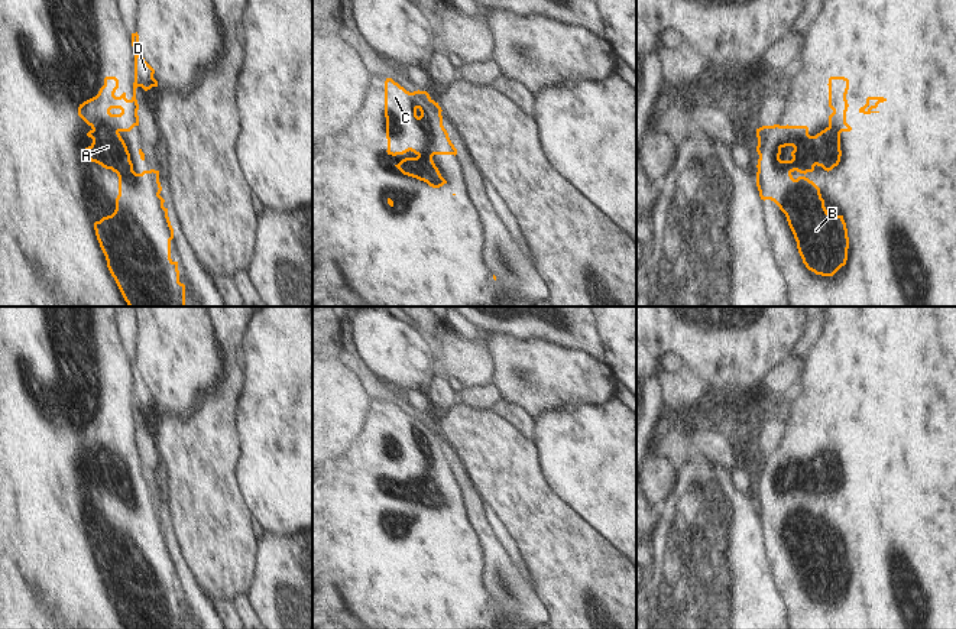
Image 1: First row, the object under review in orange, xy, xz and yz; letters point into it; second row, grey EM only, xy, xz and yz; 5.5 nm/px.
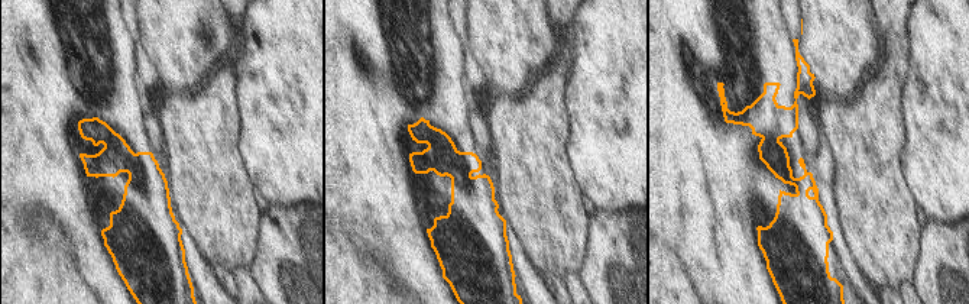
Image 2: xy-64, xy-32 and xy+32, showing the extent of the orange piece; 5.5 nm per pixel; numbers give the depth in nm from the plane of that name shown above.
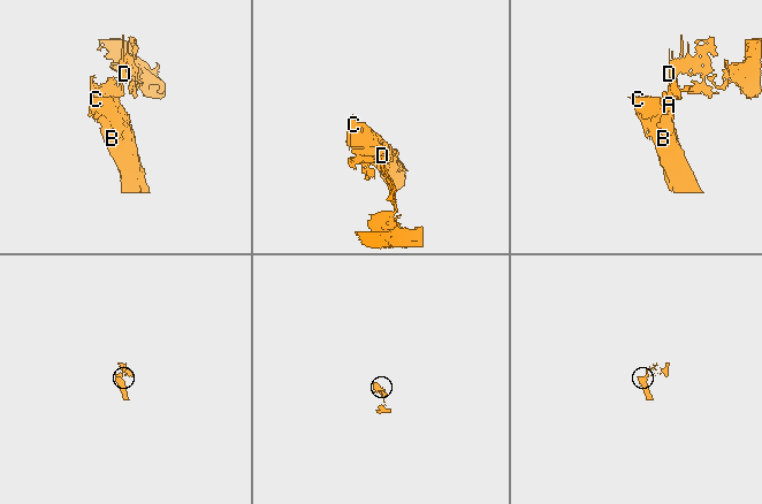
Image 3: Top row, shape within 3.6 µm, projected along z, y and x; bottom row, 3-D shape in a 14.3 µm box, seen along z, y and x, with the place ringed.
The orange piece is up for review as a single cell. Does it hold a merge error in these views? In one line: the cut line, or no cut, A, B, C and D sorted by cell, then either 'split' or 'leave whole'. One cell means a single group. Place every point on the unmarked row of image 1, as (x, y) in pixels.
xy (93, 453), (117, 456) | A B C / D | split

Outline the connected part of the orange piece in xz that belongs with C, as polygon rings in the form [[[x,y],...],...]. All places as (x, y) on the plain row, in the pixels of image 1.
[[[392,402],[385,405],[385,441],[388,479],[414,476],[395,489],[404,499],[427,508],[443,500],[435,490],[434,479],[457,479],[443,450],[441,431],[427,415],[409,416]]]

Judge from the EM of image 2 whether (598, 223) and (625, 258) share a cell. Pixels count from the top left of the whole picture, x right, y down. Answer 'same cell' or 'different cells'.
same cell

